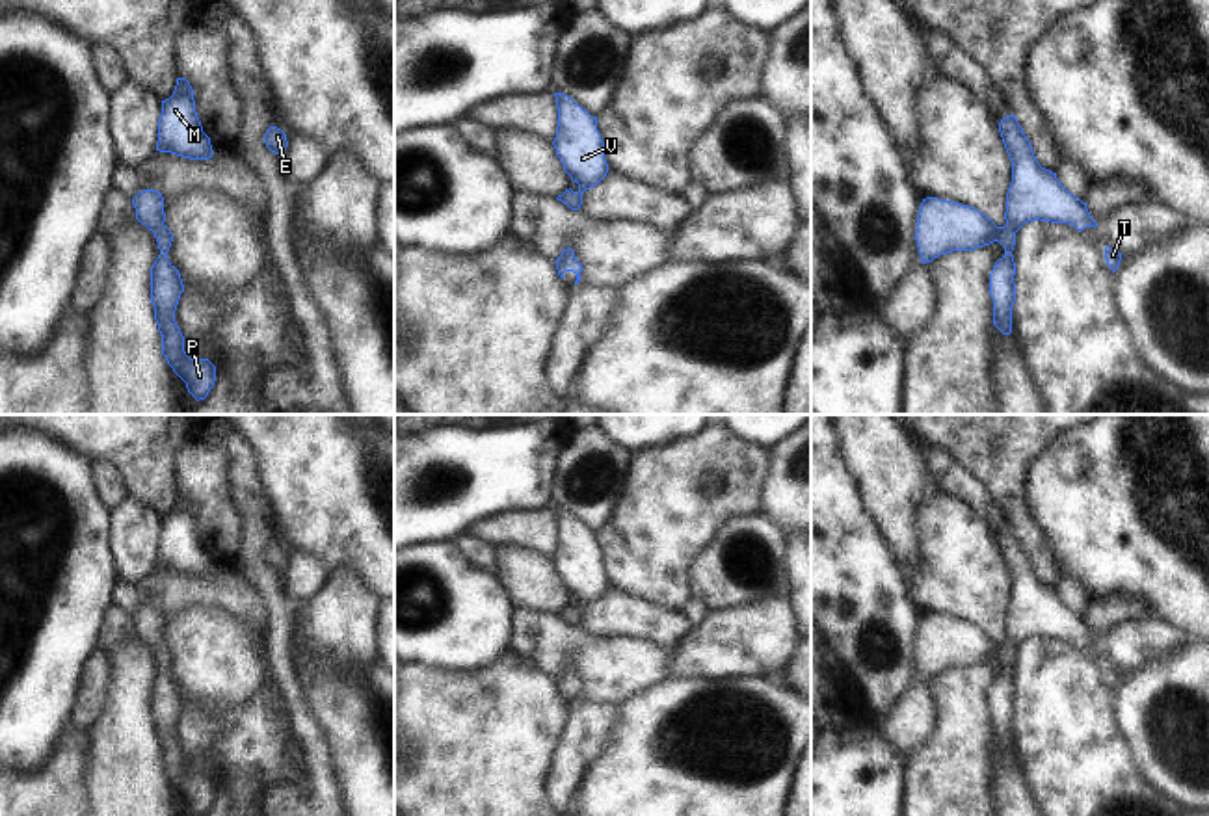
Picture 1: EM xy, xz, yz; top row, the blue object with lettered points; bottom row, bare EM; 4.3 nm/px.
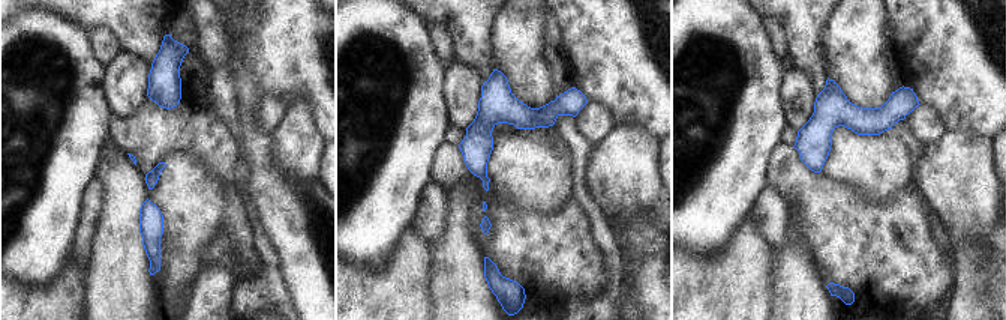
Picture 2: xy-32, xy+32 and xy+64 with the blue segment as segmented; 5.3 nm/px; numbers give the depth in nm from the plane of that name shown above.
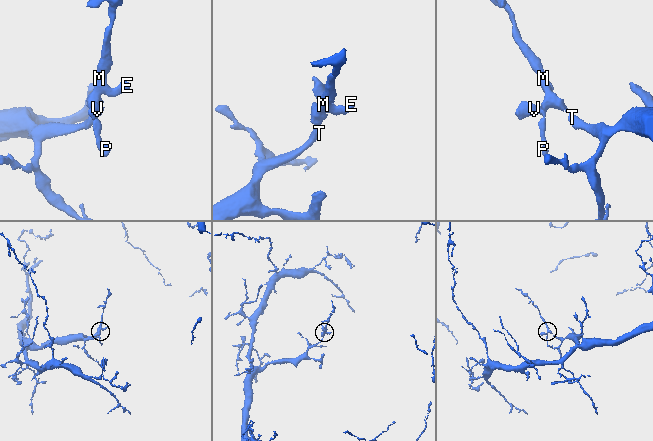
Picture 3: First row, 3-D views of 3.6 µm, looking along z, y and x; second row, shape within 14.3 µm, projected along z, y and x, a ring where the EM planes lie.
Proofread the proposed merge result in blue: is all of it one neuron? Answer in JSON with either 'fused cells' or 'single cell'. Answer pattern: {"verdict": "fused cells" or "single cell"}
{"verdict": "single cell"}

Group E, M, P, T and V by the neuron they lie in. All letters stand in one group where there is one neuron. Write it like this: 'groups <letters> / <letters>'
groups E M P T V

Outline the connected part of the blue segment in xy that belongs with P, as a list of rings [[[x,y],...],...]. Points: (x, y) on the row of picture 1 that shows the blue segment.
[[[143,190],[134,199],[136,219],[154,232],[160,255],[151,268],[151,303],[162,335],[162,355],[173,372],[186,383],[188,392],[205,400],[216,381],[216,366],[208,359],[190,359],[184,351],[184,336],[175,322],[175,310],[184,292],[179,270],[167,260],[173,242],[164,225],[164,197],[156,190]]]

